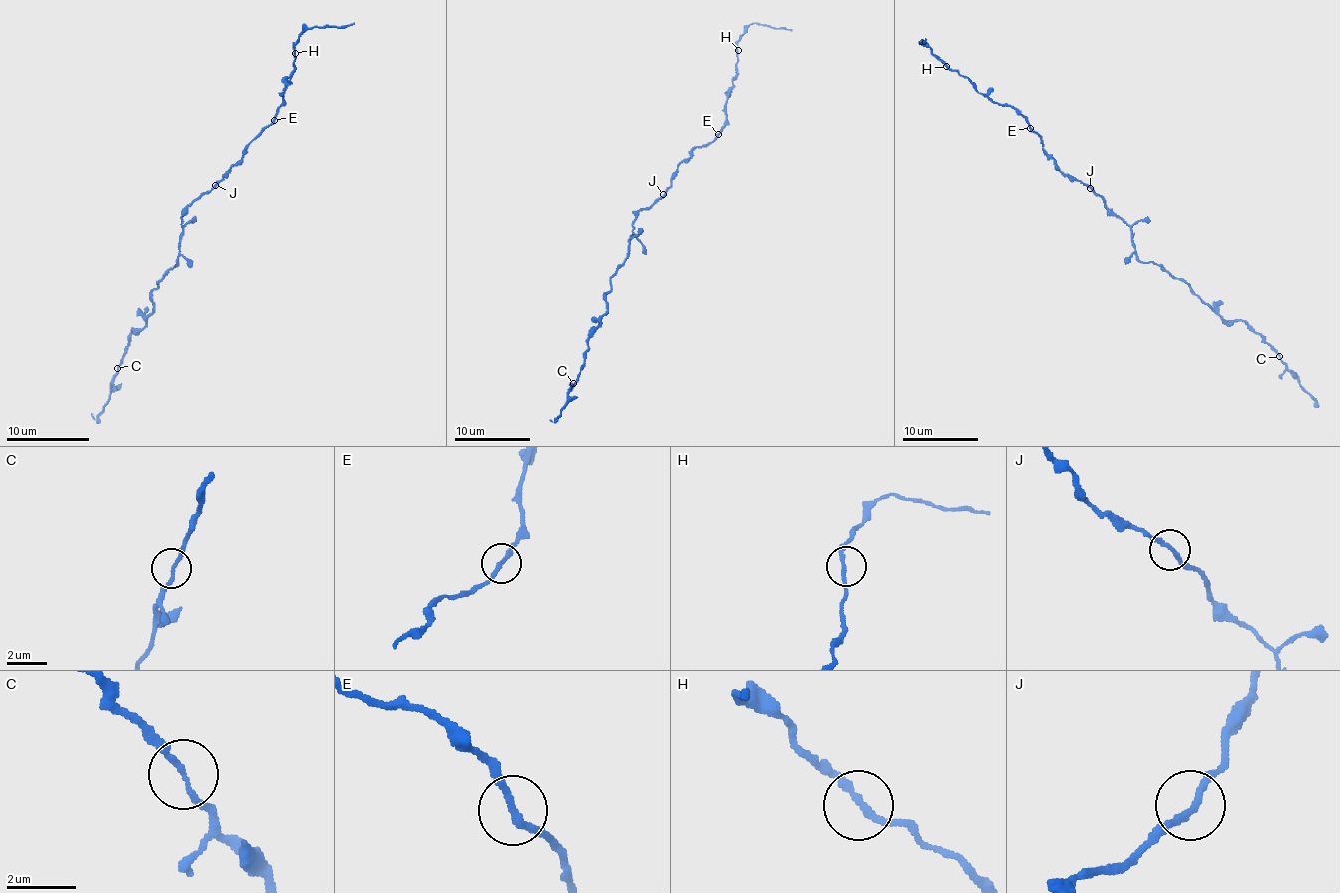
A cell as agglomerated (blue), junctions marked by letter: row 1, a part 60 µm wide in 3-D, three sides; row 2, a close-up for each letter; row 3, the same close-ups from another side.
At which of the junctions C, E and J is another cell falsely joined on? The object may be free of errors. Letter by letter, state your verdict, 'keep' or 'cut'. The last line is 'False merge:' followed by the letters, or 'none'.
C: keep
E: keep
J: keep
False merge: none

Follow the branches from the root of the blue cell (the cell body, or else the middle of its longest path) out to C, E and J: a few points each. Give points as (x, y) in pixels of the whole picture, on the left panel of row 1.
C: (190, 204), (182, 216), (178, 264), (151, 293), (153, 311), (142, 328), (132, 328), (130, 342), (118, 367)
E: (190, 204), (211, 189), (275, 119)
J: (190, 204), (215, 185)

